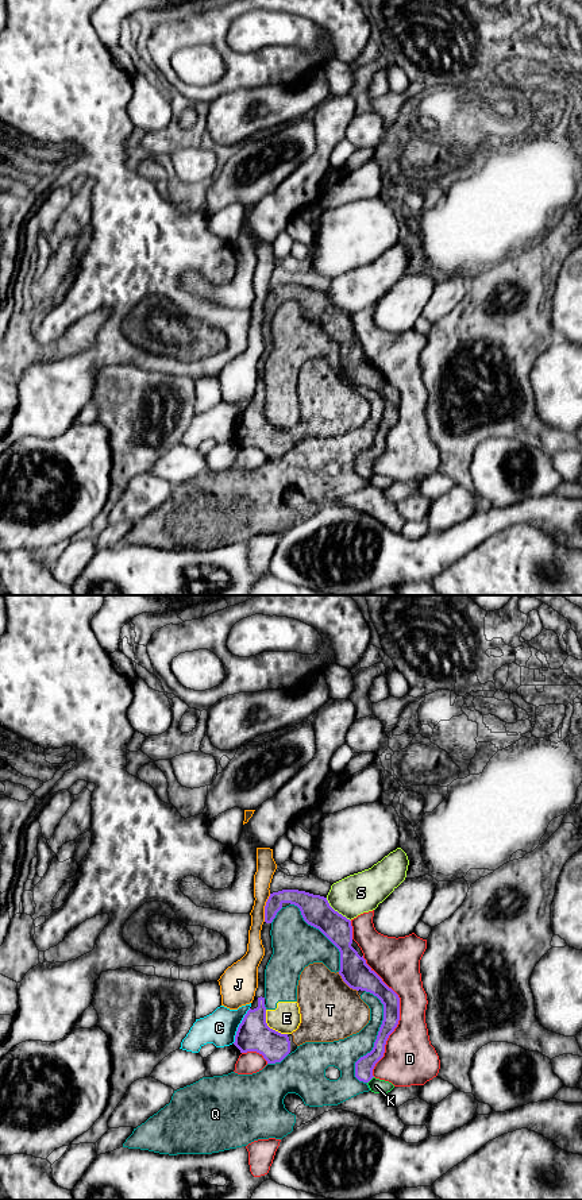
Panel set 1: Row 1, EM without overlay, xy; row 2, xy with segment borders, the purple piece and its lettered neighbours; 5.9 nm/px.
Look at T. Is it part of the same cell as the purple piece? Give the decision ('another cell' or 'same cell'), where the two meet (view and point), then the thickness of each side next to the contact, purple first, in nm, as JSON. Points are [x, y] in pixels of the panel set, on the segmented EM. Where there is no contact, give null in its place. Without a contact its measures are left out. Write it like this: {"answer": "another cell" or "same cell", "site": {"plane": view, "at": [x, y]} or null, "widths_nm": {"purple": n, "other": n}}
{"answer": "same cell", "site": {"plane": "xy", "at": [346, 983]}, "widths_nm": {"purple": 170, "other": 360}}

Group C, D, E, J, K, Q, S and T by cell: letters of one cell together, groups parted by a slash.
C / D / E Q / J / K / S / T

